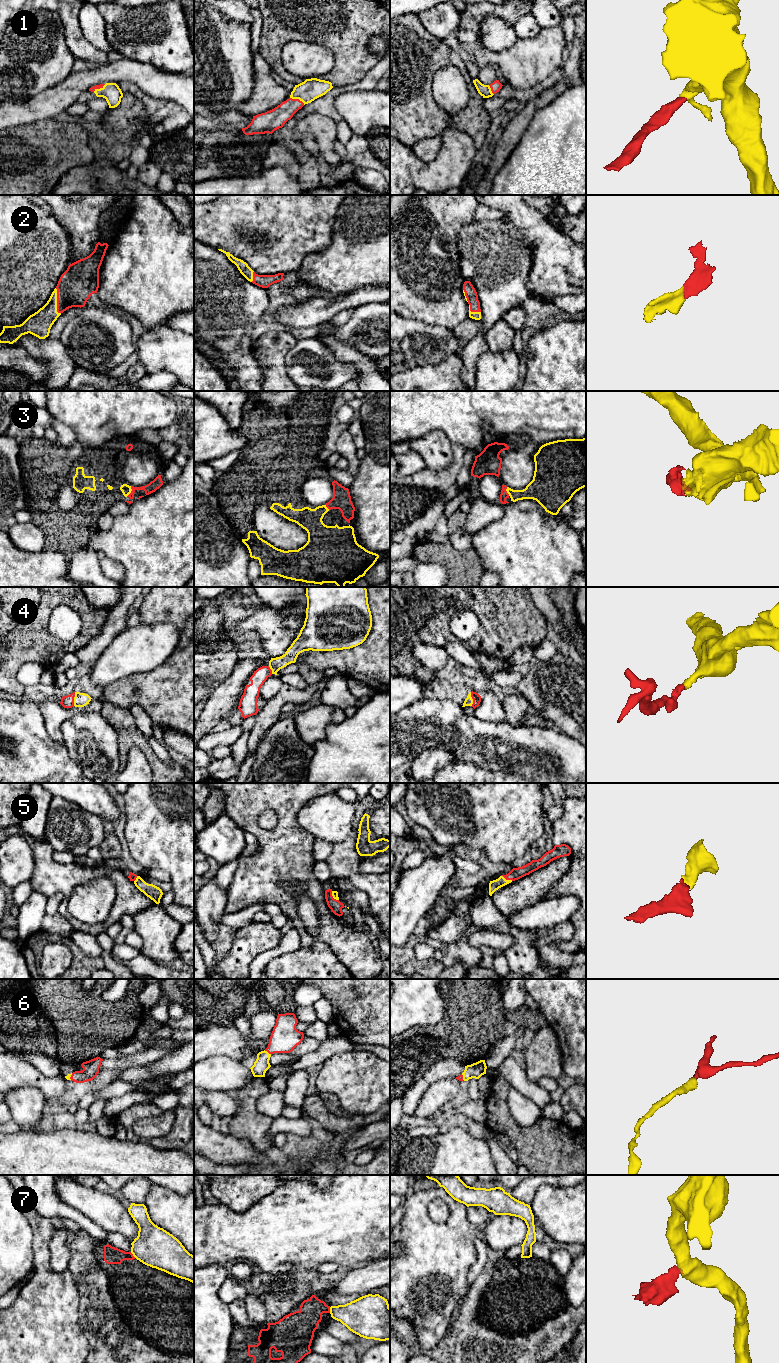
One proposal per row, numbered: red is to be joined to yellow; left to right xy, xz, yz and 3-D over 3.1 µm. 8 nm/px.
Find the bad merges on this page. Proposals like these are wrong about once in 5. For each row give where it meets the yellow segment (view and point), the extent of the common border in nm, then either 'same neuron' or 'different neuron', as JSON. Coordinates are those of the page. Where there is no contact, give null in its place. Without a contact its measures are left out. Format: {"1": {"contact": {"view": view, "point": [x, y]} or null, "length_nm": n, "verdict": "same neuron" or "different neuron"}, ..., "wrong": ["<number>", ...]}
{"1": {"contact": {"view": "xz", "point": [297, 98]}, "length_nm": 130, "verdict": "same neuron"}, "2": {"contact": {"view": "xy", "point": [56, 301]}, "length_nm": 220, "verdict": "same neuron"}, "3": {"contact": {"view": "xy", "point": [131, 490]}, "length_nm": 90, "verdict": "same neuron"}, "4": {"contact": {"view": "xy", "point": [74, 699]}, "length_nm": 110, "verdict": "same neuron"}, "5": {"contact": {"view": "yz", "point": [507, 880]}, "length_nm": 100, "verdict": "same neuron"}, "6": {"contact": {"view": "xz", "point": [267, 1052]}, "length_nm": 70, "verdict": "same neuron"}, "7": {"contact": {"view": "xy", "point": [133, 1255]}, "length_nm": 60, "verdict": "different neuron"}, "wrong": ["7"]}

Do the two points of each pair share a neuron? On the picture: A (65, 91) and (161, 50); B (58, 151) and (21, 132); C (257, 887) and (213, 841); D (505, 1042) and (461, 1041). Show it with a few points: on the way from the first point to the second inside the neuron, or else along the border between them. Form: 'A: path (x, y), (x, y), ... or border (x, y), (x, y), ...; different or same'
A: border (122, 56), (137, 61), (146, 61), (159, 69); different
B: path (49, 149), (40, 149), (30, 140); same
C: border (240, 857), (238, 860); different
D: border (505, 1036), (490, 1047), (484, 1059); different

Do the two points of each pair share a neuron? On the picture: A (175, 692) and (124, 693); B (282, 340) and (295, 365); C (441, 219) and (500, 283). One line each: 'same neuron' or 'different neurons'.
A: same neuron
B: different neurons
C: different neurons

